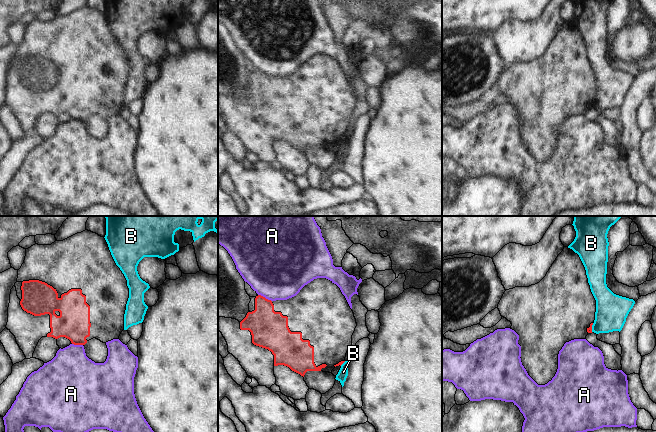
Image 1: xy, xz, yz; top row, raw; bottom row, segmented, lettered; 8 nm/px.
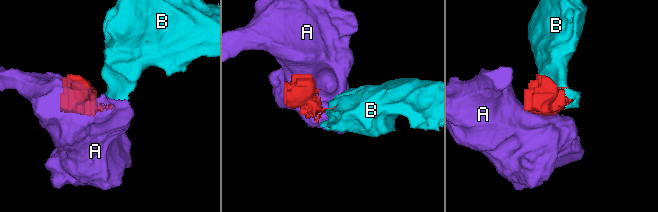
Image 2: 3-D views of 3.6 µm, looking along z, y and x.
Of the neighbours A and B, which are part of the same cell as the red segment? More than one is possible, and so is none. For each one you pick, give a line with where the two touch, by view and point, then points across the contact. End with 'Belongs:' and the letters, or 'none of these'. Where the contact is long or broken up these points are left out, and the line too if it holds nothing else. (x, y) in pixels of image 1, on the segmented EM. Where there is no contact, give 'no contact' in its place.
Belongs: none of these

